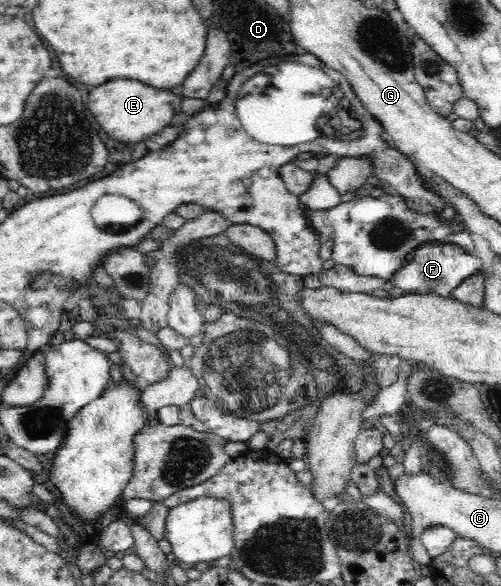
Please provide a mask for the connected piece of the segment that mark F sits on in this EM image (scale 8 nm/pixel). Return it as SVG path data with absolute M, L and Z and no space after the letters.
M422 244L406 256L404 266L394 274L393 286L402 288L406 293L418 294L422 290L431 290L440 297L448 298L452 290L464 282L470 274L482 271L482 261L472 253L464 252L455 244Z

